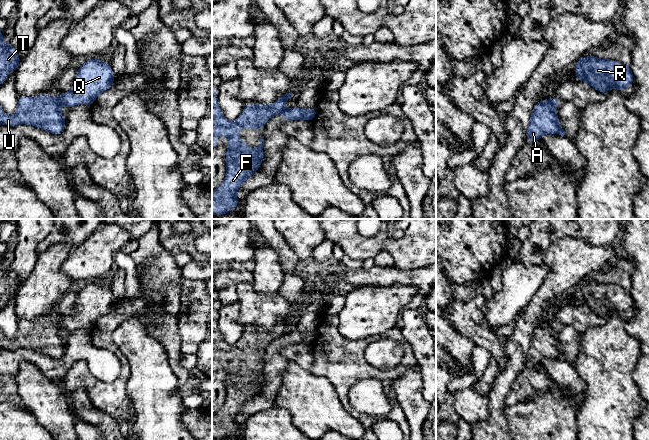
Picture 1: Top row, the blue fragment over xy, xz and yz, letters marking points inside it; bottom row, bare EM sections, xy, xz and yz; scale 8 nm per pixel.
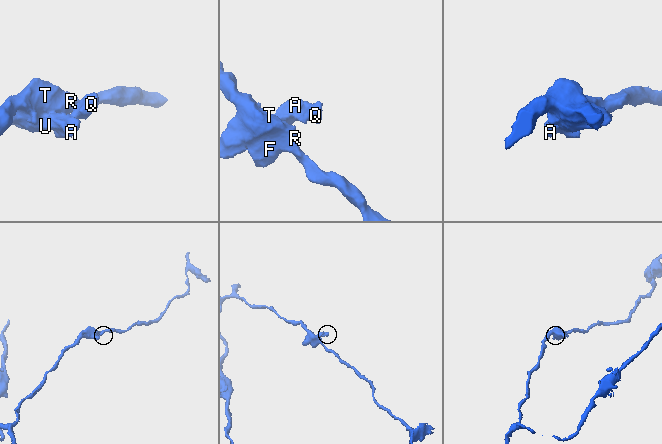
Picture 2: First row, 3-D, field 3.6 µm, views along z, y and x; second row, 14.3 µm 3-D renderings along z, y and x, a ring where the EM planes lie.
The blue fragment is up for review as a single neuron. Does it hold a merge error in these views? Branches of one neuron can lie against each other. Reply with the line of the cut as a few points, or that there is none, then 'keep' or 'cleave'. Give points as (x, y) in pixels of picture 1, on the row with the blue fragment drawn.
cut in yz along (549, 99), (553, 106); cleave

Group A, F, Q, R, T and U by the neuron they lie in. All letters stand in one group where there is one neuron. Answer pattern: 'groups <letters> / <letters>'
groups A F R T U / Q

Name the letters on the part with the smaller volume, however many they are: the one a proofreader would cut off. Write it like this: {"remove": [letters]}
{"remove": ["Q"]}

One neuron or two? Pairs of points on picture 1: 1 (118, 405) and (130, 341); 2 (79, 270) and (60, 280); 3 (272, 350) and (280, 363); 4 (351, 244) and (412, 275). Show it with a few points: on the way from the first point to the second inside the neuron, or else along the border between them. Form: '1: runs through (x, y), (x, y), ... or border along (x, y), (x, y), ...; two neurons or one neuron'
1: border along (122, 353), (127, 360), (129, 371), (126, 383); two neurons
2: border along (68, 254), (62, 264), (62, 270), (74, 282); two neurons
3: runs through (272, 353), (277, 360); one neuron
4: border along (395, 265), (401, 269), (418, 269); two neurons

